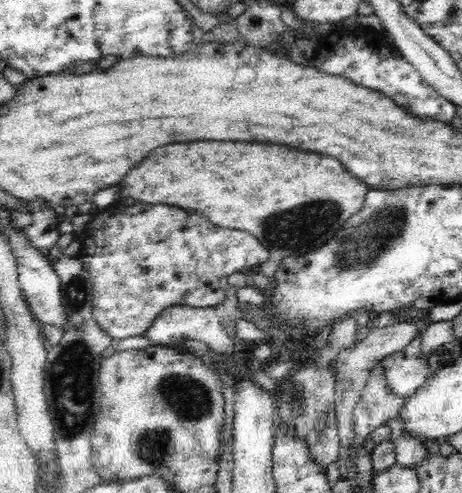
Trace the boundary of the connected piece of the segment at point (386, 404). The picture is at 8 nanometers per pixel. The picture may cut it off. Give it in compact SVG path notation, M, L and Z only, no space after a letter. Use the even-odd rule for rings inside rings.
M377 363L371 370L366 386L353 408L356 433L353 444L362 448L371 433L397 415L404 402L404 398L399 398L389 391L383 364Z

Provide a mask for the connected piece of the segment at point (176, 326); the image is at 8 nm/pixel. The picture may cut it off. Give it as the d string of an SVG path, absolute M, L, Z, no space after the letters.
M225 277L221 278L220 283L226 293L226 300L222 301L221 304L205 308L172 304L172 306L160 311L160 316L156 316L156 320L152 321L152 326L146 330L145 336L150 339L149 344L172 347L176 344L179 345L183 339L192 339L204 342L211 354L221 354L224 357L235 354L234 340L227 334L221 323L225 320L236 322L236 319L242 318L238 306L240 302L238 301L238 289L227 283Z

